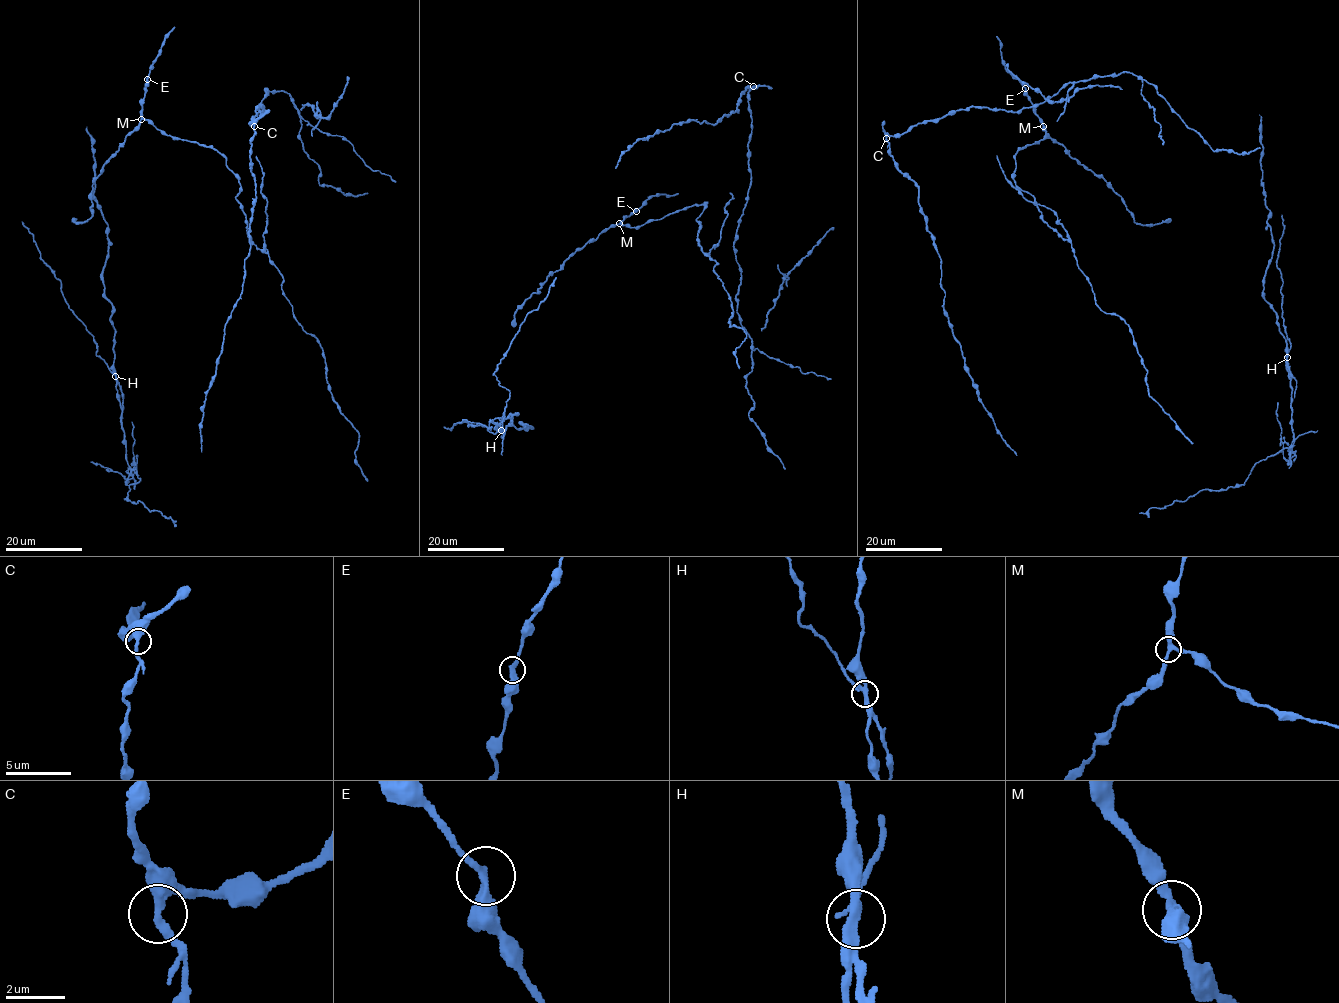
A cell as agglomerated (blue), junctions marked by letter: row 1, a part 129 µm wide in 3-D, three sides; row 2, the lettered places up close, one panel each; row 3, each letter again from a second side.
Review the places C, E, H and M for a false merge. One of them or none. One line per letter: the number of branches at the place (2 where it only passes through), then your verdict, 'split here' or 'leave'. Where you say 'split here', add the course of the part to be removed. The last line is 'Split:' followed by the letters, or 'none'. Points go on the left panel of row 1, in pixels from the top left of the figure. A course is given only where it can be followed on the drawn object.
C: branches 2; leave
E: branches 2; leave
H: branches 3; split here; course (115, 375), (126, 462), (140, 479), (129, 486), (125, 498), (141, 502), (149, 511), (159, 511), (176, 521)
M: branches 3; leave
Split: H

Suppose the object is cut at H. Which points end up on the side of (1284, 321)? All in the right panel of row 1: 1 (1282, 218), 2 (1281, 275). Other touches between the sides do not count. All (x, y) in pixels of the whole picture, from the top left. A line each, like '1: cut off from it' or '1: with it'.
1: with it
2: with it

